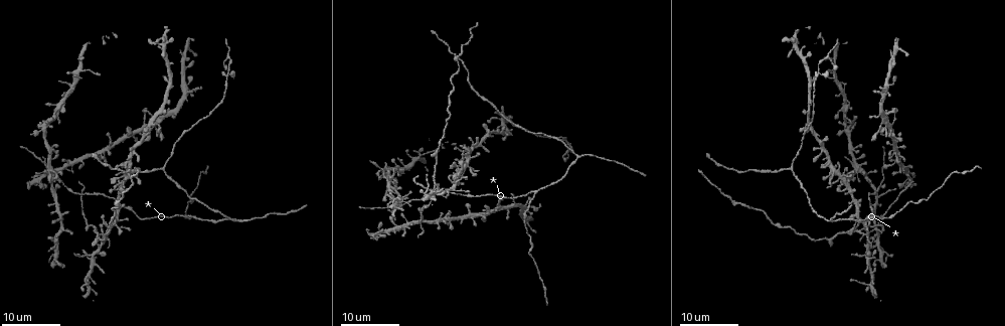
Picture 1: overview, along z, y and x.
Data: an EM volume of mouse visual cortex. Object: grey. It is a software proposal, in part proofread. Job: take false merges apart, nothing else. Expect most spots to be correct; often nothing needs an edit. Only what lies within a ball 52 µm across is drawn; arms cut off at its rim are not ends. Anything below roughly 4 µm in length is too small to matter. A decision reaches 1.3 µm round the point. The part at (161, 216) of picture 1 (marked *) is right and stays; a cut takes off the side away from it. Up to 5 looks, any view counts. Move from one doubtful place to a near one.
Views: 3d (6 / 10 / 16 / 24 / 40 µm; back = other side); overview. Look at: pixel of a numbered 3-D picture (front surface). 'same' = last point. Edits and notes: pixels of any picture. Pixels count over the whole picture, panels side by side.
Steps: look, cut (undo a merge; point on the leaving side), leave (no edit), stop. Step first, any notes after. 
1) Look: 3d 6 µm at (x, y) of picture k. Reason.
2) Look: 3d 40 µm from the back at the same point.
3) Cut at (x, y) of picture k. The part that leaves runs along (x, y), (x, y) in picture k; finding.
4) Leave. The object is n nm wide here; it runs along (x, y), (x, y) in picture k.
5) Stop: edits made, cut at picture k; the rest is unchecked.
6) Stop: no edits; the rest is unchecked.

Look: 3d 24 µm at (870, 218) of picture 1. Three arms meet.

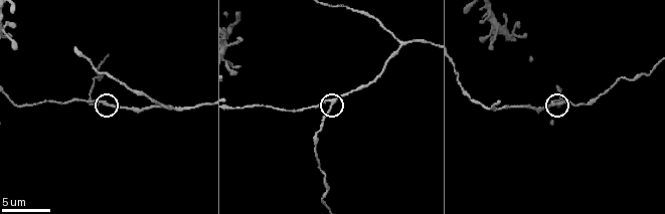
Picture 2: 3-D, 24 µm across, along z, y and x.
Look: 3d 6 µm at (332, 105) of picture 2.

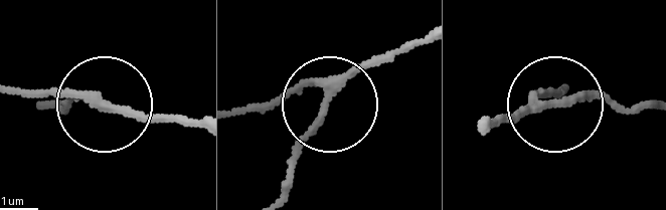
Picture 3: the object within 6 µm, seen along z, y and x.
Leave. The object is 210 nm wide here; one cell here.

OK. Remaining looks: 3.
Look: 3d 24 µm at (880, 173) of picture 1. Arms part here.

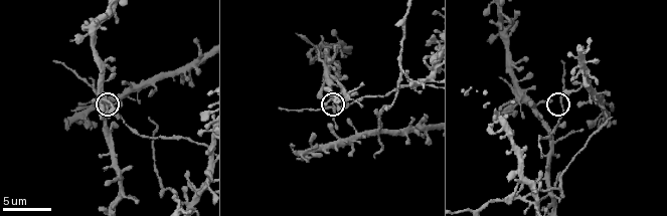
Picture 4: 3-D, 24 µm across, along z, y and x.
Look: 3d 6 µm at (560, 103) of picture 4.

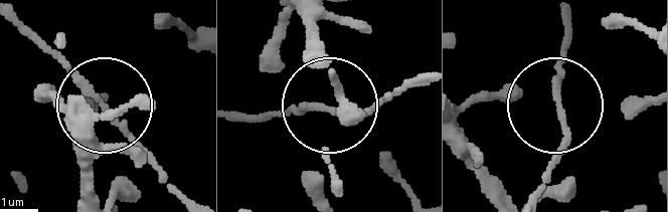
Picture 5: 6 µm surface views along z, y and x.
Leave. The object is 130 nm wide here; it runs along (530, 194), (565, 127), (556, 78), (565, 14) in picture 5; one cell here.

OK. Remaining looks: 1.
Look: 3d 16 µm at (524, 196) of picture 4. Three-way junction.

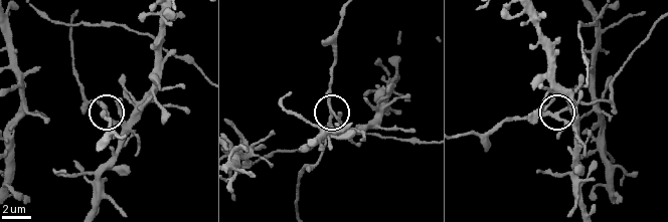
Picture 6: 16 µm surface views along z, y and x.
Cut at (104, 102) of picture 6. The part that leaves runs along (334, 112), (332, 66), (339, 19) in picture 6; a second cell is stuck on.

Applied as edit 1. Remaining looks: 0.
Stop: edits made, cut at picture 6; the rest is unchecked.

